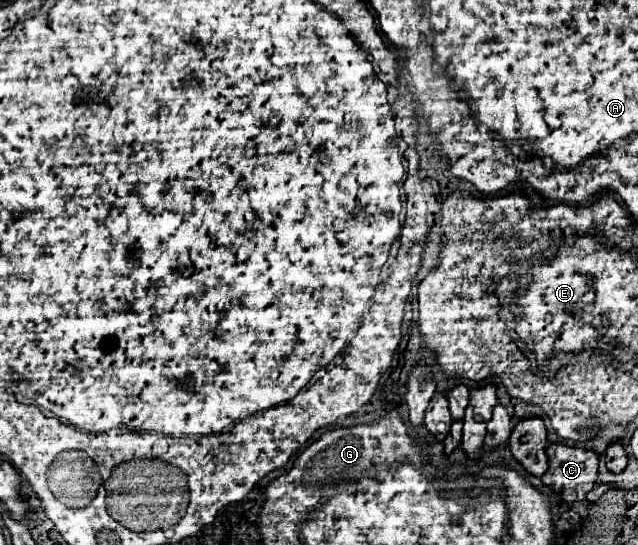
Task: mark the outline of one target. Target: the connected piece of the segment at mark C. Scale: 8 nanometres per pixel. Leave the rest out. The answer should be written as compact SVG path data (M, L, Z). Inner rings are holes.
M552 443L546 449L548 471L542 475L542 483L568 503L582 501L594 487L598 475L598 455L592 449L568 447Z

